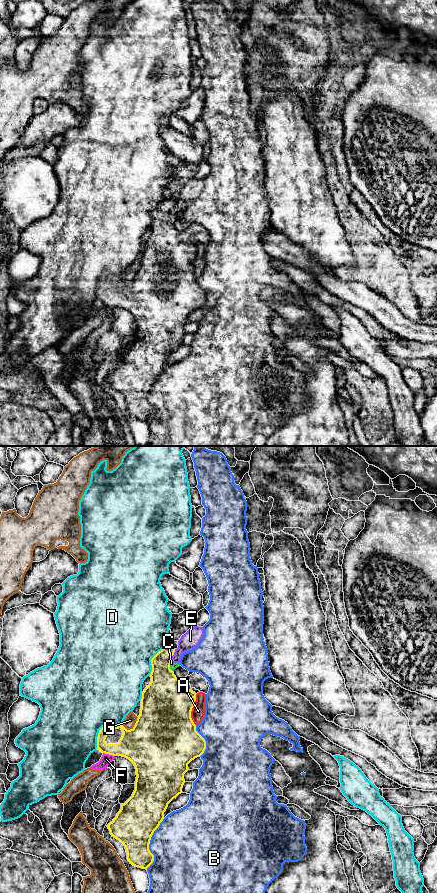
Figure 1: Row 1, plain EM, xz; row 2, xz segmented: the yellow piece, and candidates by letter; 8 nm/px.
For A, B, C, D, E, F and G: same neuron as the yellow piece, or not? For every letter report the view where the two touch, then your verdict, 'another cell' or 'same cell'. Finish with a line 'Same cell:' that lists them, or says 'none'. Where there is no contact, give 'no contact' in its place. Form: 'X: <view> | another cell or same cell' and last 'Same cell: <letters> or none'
A: xz | another cell
B: xz | another cell
C: xz | another cell
D: xz | another cell
E: xz | another cell
F: xz | another cell
G: xz | another cell
Same cell: none

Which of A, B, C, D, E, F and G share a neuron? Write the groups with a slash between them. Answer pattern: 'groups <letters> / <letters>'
groups A / B / C / D / E / F G

